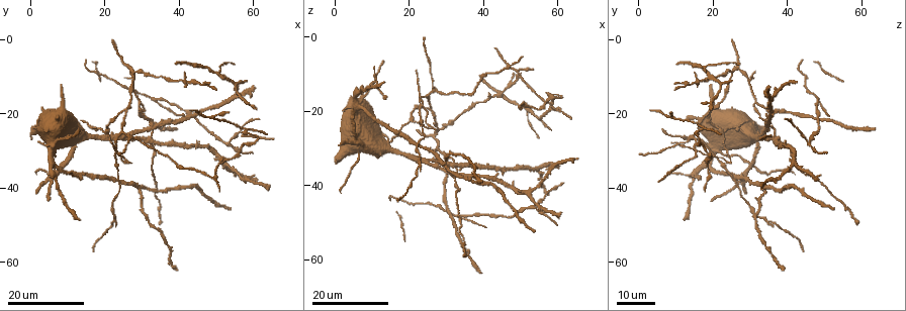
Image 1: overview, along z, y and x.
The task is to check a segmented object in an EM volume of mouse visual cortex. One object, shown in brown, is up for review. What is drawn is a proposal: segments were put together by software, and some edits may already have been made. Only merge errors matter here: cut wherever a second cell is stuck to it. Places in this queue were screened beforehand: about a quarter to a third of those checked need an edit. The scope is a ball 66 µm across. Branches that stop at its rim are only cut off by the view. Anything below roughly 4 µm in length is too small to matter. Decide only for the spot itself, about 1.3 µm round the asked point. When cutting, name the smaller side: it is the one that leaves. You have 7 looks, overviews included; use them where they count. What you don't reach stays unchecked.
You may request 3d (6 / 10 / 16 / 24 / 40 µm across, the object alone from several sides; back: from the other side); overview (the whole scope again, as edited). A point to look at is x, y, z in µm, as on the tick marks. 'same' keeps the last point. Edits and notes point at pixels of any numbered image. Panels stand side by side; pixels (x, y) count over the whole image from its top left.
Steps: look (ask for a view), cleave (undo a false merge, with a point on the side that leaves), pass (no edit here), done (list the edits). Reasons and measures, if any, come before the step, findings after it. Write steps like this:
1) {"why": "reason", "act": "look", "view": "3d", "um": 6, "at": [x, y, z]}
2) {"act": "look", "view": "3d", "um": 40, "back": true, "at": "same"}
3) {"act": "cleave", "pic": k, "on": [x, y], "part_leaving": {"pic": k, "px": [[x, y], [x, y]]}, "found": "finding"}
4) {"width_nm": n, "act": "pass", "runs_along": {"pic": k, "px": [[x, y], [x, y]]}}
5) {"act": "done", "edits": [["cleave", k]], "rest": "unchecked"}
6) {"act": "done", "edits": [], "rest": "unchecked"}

{"act": "look", "view": "3d", "um": 24, "at": [32.5, 26.5, 36.5]}

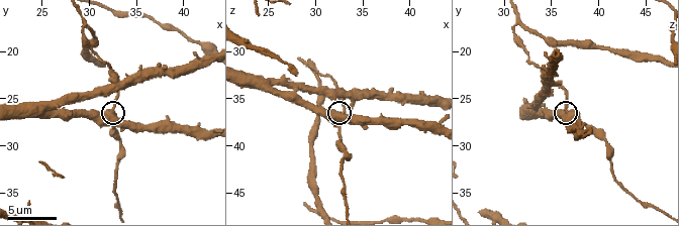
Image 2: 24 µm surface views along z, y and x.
{"why": "zoom in", "act": "look", "view": "3d", "um": 10, "at": [32.4, 26.4, 37.0]}

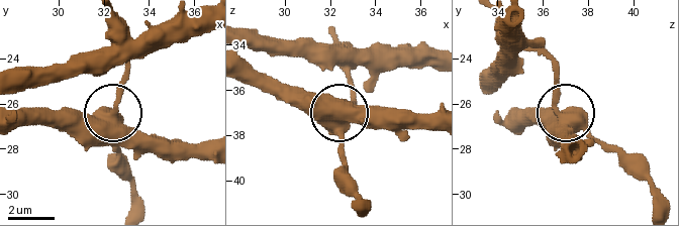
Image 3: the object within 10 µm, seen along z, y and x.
{"act": "pass", "found": "continuous, no second cell"}

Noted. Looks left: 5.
{"act": "look", "view": "3d", "um": 24, "at": [53.0, 27.5, 46.0]}

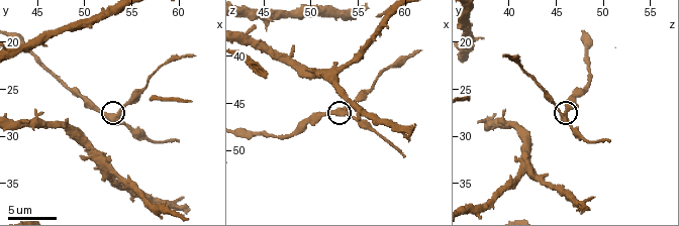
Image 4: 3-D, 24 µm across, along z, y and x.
{"why": "zoom in", "act": "look", "view": "3d", "um": 6, "at": [53.8, 27.6, 45.4]}

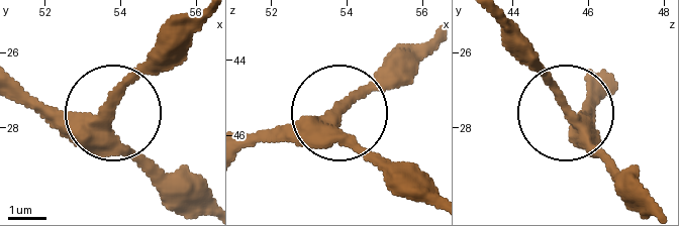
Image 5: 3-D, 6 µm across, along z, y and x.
{"width_nm": 370, "act": "pass", "found": "continuous, no second cell"}

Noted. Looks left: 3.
{"why": "arms part here", "act": "look", "view": "3d", "um": 16, "at": [21.0, 25.5, 22.5]}

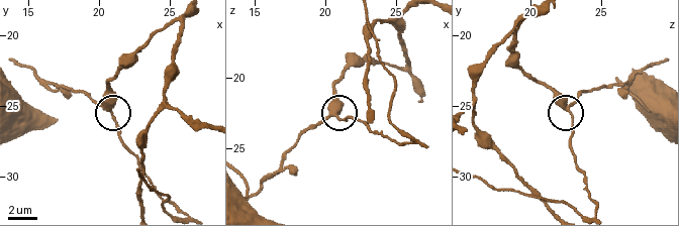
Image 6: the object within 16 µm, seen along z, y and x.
{"why": "zoom in", "act": "look", "view": "3d", "um": 10, "at": [20.6, 25.0, 22.6]}

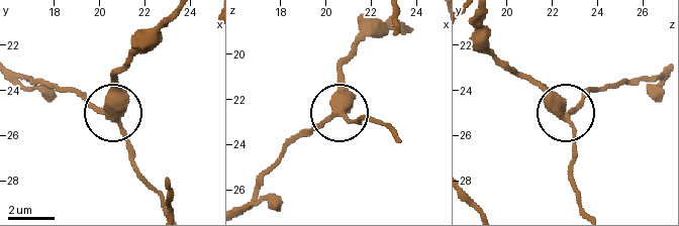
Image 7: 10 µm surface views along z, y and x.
{"width_nm": 310, "act": "cleave", "pic": 7, "on": [126, 147], "part_leaving": {"pic": 7, "px": [[112, 116], [131, 166], [162, 207]]}, "found": "a second cell is stuck on"}

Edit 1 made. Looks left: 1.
{"act": "done", "edits": [["cleave", 7]], "rest": "unchecked"}

